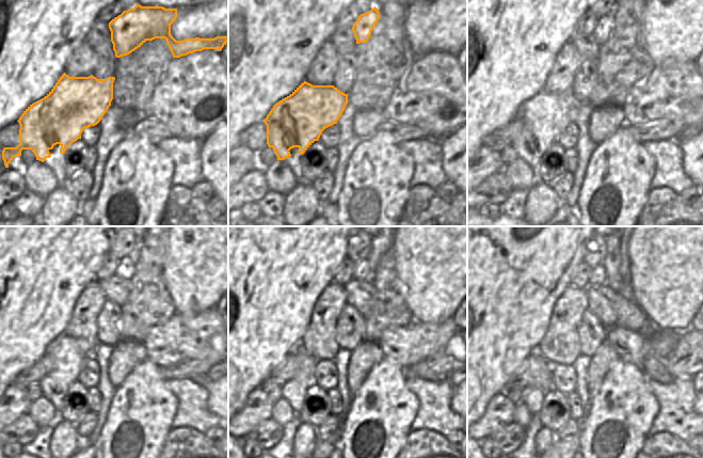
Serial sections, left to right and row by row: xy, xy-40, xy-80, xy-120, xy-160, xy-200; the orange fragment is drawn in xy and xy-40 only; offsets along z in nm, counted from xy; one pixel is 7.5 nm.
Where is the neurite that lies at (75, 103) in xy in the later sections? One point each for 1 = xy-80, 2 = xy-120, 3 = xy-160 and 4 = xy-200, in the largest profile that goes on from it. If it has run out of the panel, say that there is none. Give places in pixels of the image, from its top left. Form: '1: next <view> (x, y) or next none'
1: next xy-80 (541, 120)
2: next xy-120 (67, 357)
3: next xy-160 (305, 378)
4: next xy-200 (528, 391)

